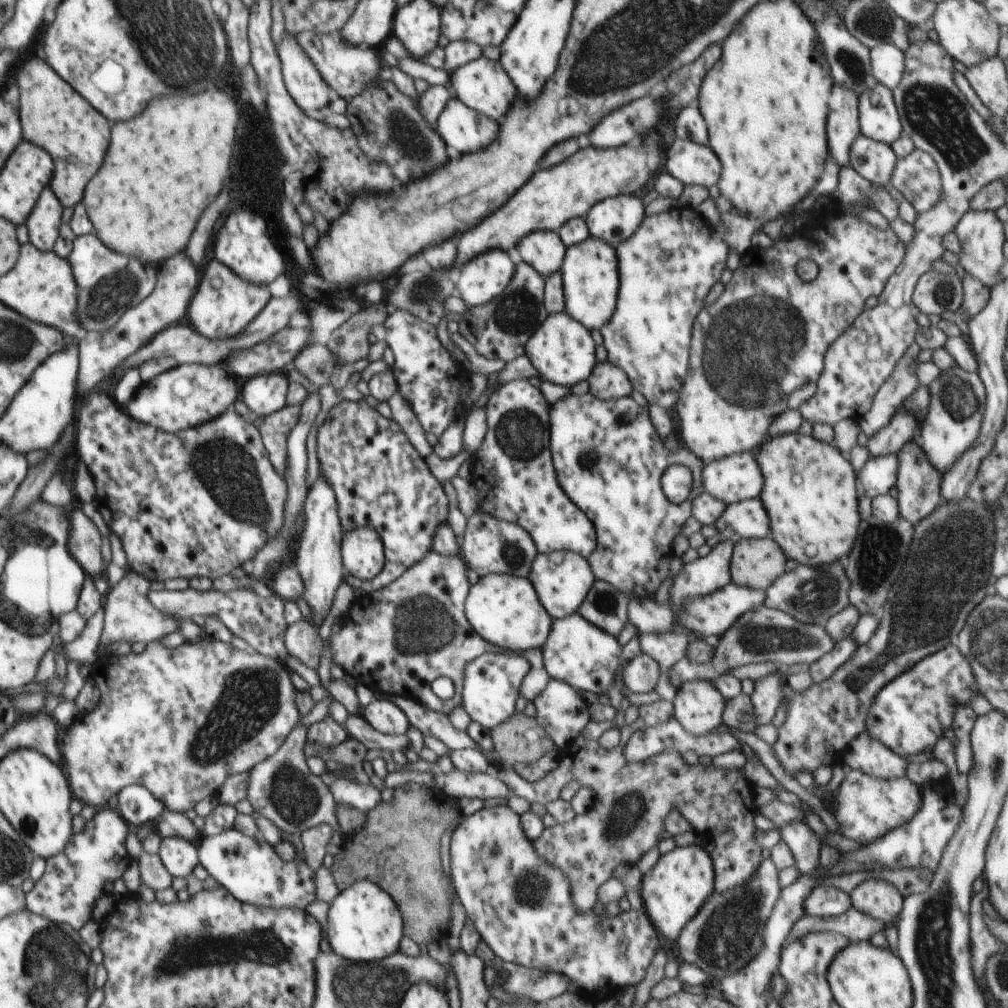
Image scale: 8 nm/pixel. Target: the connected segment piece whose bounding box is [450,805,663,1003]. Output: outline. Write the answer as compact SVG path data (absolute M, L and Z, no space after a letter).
M508 805L484 807L464 817L452 830L450 854L451 884L457 900L463 904L468 920L475 924L482 940L506 965L515 963L528 969L563 974L570 982L568 991L592 1003L620 995L625 987L637 986L647 975L663 940L646 910L631 908L626 912L620 911L616 916L608 916L606 913L596 915L595 908L587 911L577 909L573 903L570 879L535 849L521 825L521 815Z

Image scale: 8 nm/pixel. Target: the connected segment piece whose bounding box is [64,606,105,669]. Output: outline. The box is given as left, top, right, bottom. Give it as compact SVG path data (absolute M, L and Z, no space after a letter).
M104 606L86 621L84 630L80 636L72 642L65 643L64 650L68 655L69 661L78 661L88 669L98 657L98 646L100 646L101 633L105 623Z

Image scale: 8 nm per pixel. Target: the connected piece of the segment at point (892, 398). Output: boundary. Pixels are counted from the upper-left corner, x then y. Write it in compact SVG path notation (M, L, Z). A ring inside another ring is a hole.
M912 343L902 358L896 363L894 372L885 380L874 397L870 410L857 419L861 430L872 438L890 422L890 419L901 408L901 404L919 387L916 377L916 366L921 360L921 348Z

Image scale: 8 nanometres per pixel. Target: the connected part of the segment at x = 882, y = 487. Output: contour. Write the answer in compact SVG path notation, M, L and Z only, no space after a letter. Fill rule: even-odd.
M897 454L870 456L865 466L856 472L858 494L865 492L872 499L888 495L890 488L897 484L898 465Z

